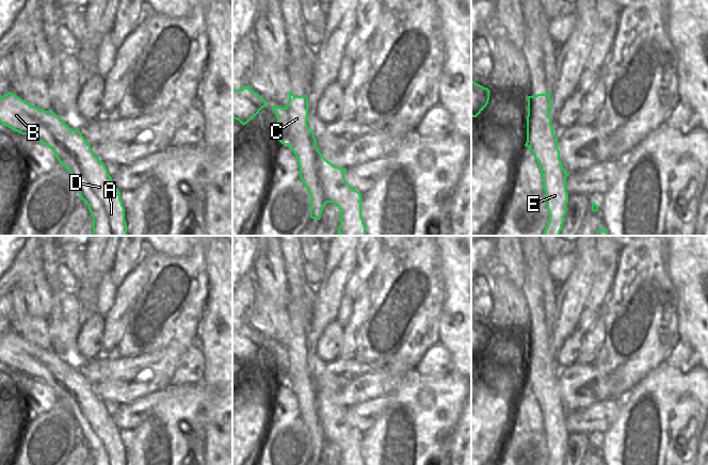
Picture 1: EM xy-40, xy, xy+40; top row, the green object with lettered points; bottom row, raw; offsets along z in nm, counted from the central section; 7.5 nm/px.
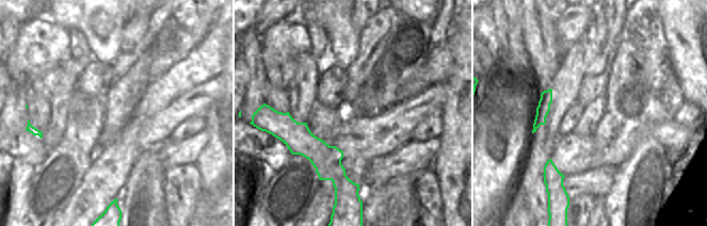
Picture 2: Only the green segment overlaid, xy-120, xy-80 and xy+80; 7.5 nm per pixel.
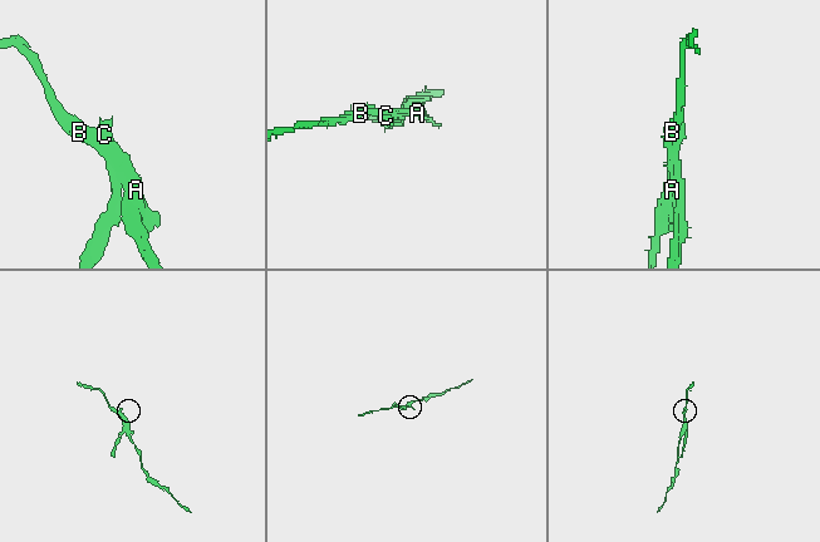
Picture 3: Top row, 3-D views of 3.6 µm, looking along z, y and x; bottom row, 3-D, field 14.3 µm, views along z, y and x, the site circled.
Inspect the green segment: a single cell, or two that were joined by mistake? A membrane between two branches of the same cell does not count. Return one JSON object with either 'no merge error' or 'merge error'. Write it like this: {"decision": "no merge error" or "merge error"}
{"decision": "merge error"}

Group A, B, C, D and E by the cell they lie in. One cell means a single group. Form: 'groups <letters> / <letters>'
groups A B D / C E

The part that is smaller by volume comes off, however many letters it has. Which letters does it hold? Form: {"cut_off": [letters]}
{"cut_off": ["C", "E"]}

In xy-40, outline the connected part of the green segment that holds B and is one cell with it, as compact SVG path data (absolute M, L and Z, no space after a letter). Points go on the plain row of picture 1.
M12 331L0 336L0 362L4 365L26 373L30 378L47 384L57 398L75 399L82 413L80 423L84 440L93 455L93 465L127 465L125 447L120 438L120 431L112 421L106 403L93 391L91 385L80 370L73 369L60 355L52 350L38 348Z

